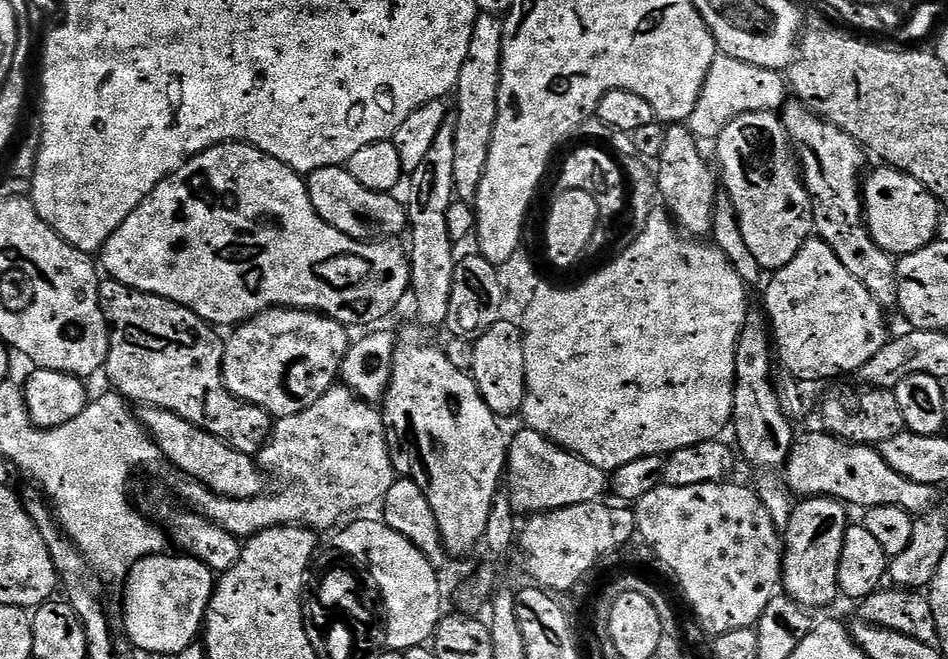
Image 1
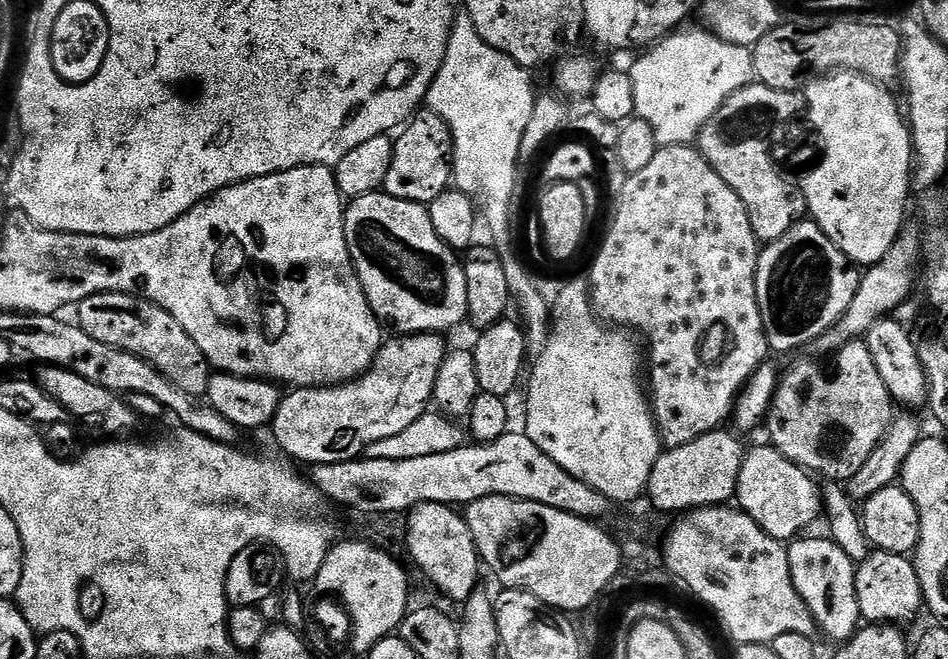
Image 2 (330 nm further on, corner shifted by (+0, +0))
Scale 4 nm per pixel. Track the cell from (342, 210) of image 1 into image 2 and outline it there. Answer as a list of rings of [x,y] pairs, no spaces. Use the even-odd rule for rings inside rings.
[[[383,190],[355,197],[344,209],[344,233],[368,304],[377,320],[389,324],[393,333],[445,334],[467,321],[461,257],[438,238],[425,205],[394,198]]]

